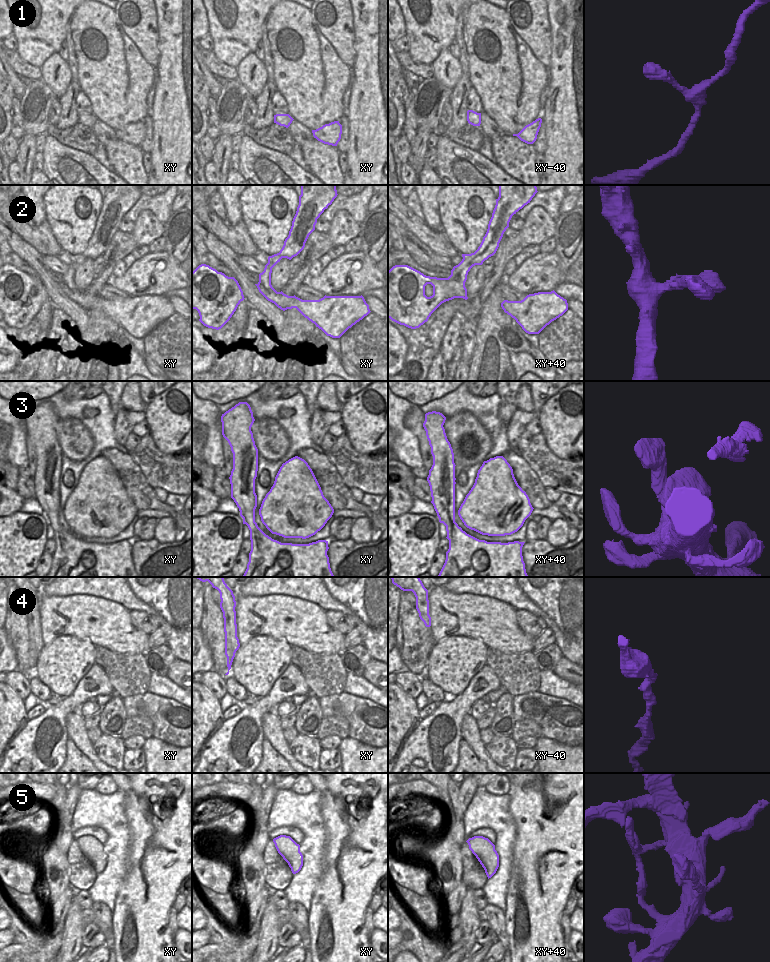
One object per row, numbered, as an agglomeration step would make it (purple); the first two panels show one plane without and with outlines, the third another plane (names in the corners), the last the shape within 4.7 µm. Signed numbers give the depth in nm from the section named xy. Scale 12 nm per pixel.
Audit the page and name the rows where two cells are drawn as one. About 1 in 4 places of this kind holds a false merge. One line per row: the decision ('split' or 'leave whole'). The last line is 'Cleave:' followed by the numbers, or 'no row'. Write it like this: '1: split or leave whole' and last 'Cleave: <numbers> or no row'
1: leave whole
2: leave whole
3: leave whole
4: leave whole
5: split
Cleave: 5

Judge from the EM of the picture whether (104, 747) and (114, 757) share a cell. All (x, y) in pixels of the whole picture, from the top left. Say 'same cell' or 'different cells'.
same cell

